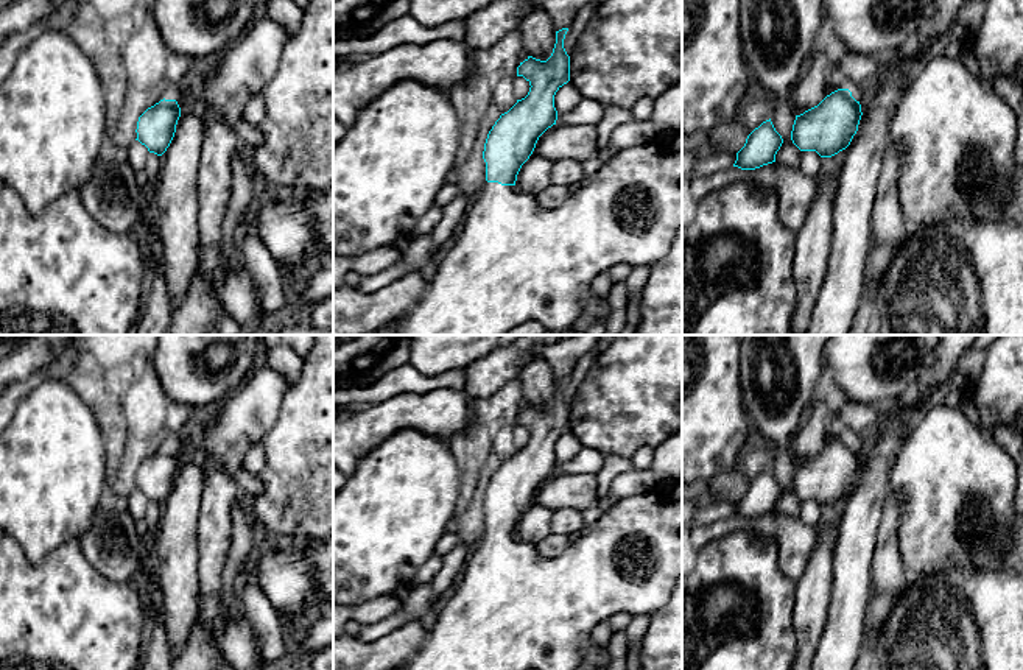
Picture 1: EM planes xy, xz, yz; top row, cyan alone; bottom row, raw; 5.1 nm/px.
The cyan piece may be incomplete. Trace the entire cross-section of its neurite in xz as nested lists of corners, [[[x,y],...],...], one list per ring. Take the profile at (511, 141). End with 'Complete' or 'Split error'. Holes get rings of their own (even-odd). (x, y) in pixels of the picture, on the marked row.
[[[568,28],[556,31],[556,44],[547,61],[528,56],[517,67],[517,76],[529,83],[529,92],[501,114],[489,131],[483,151],[486,182],[442,251],[424,296],[399,321],[366,335],[506,335],[529,319],[539,321],[547,330],[571,329],[581,316],[581,296],[592,288],[598,274],[618,263],[631,268],[652,266],[668,254],[682,226],[682,132],[659,136],[645,145],[618,151],[553,209],[540,207],[534,196],[514,189],[517,175],[533,154],[539,137],[556,125],[554,95],[570,81],[570,56],[564,48],[567,31]]]. Split error

